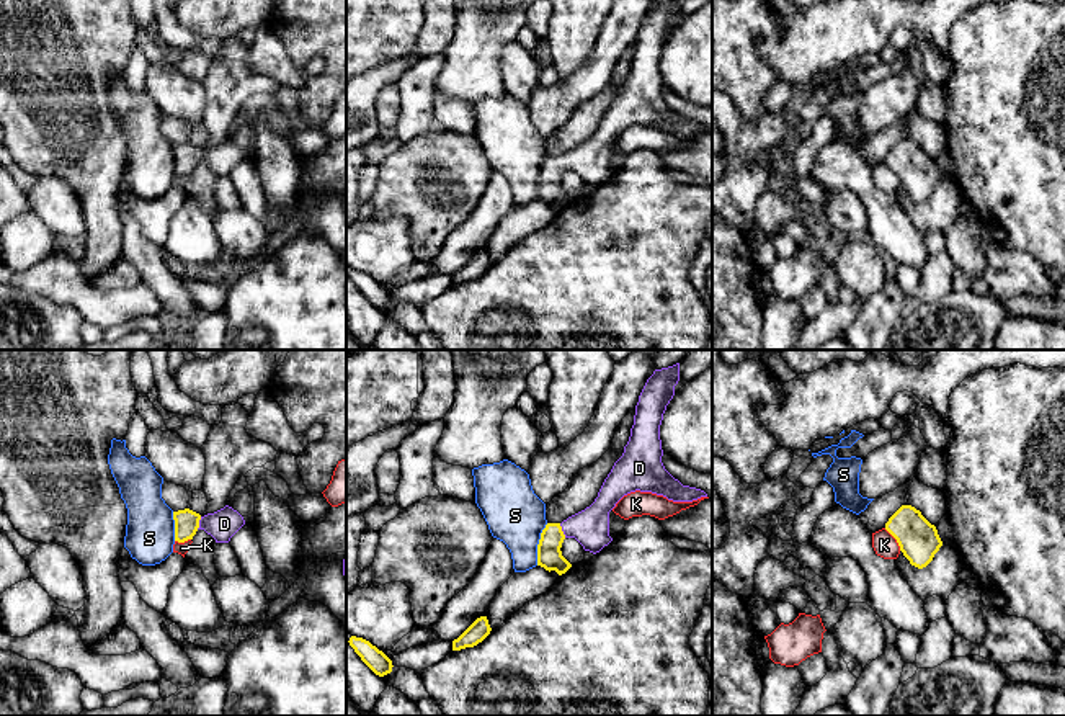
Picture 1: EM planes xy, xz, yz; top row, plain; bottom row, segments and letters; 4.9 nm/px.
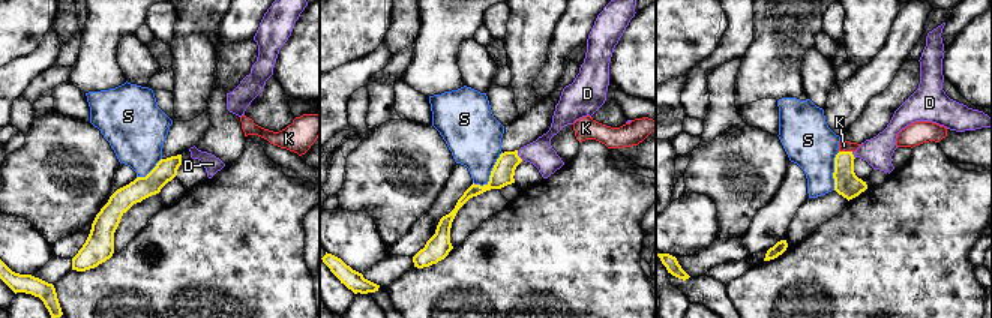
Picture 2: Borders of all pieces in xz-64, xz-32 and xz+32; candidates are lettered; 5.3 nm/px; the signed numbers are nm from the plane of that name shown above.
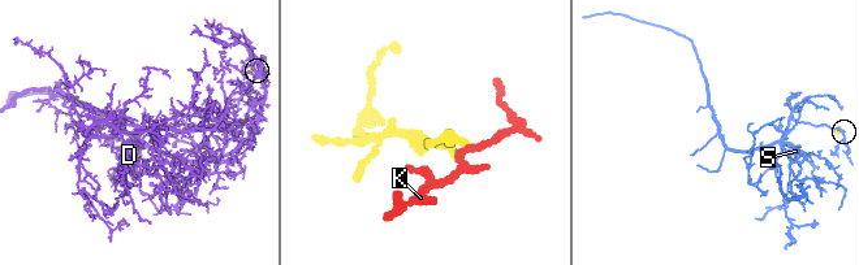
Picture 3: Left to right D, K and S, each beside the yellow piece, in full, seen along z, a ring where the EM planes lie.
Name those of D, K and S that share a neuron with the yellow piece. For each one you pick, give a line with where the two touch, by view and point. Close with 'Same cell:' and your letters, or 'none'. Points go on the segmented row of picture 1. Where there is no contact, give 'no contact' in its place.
D: meets yellow in xz at (561, 530)
Same cell: D

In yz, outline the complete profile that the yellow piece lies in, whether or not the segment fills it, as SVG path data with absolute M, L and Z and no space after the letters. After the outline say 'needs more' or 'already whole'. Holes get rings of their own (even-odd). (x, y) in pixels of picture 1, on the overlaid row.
M902 505L889 518L885 530L897 539L910 564L918 569L926 567L942 546L936 526L911 505Z | already whole

